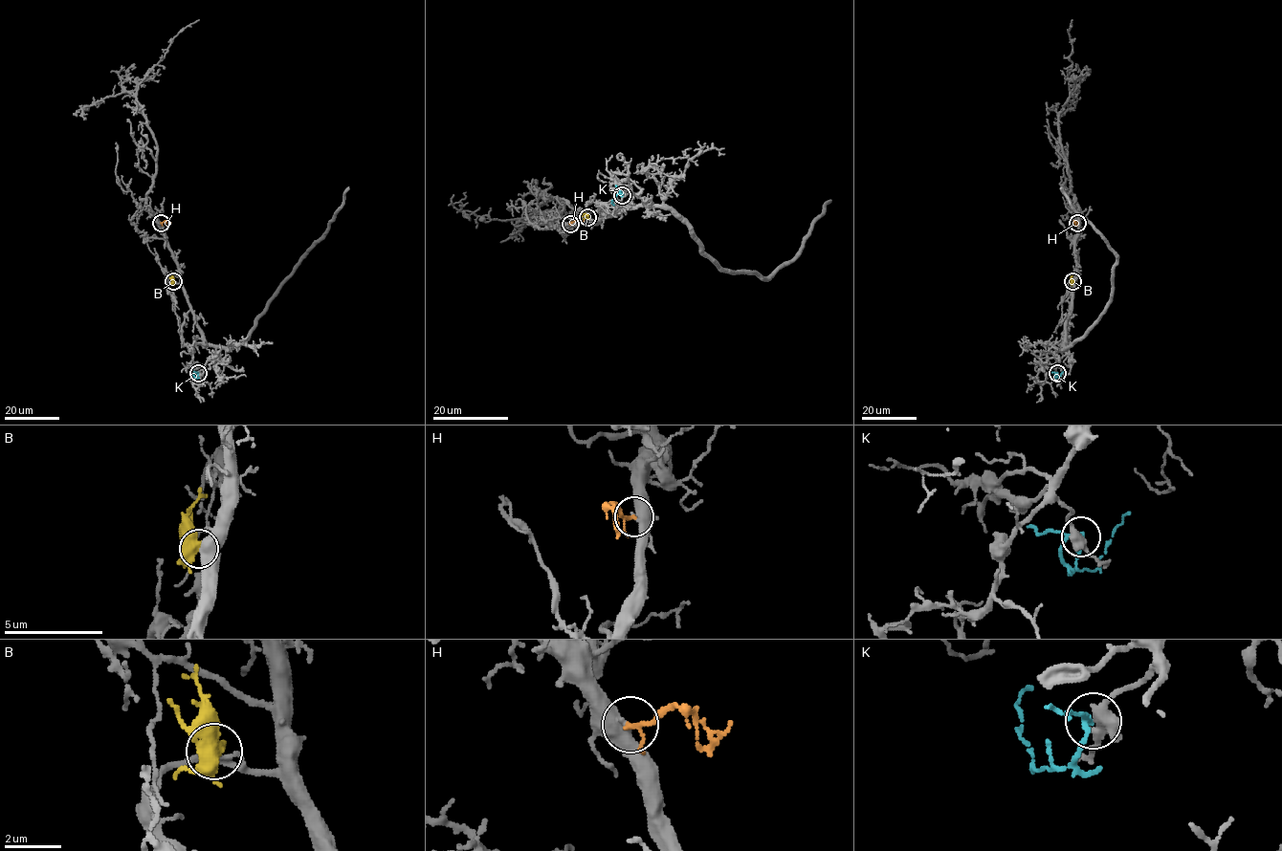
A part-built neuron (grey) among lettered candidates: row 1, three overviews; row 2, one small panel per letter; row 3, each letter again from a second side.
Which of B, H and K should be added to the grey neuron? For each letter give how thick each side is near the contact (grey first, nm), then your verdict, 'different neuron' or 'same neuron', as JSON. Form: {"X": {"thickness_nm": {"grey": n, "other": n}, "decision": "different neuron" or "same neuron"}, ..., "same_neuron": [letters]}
{"B": {"thickness_nm": {"grey": 100, "other": 400}, "decision": "different neuron"}, "H": {"thickness_nm": {"grey": 420, "other": 130}, "decision": "same neuron"}, "K": {"thickness_nm": {"grey": 480, "other": 150}, "decision": "different neuron"}, "same_neuron": ["H"]}

